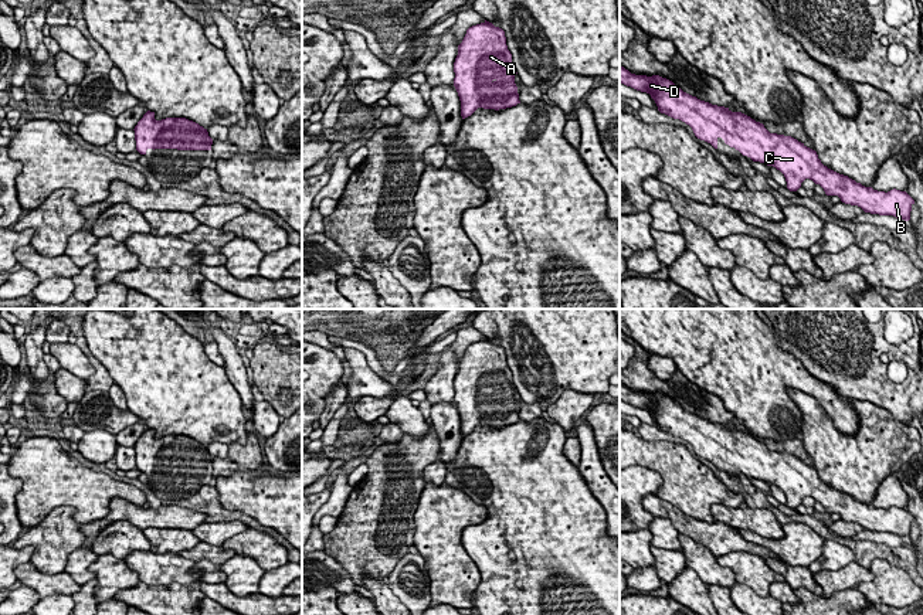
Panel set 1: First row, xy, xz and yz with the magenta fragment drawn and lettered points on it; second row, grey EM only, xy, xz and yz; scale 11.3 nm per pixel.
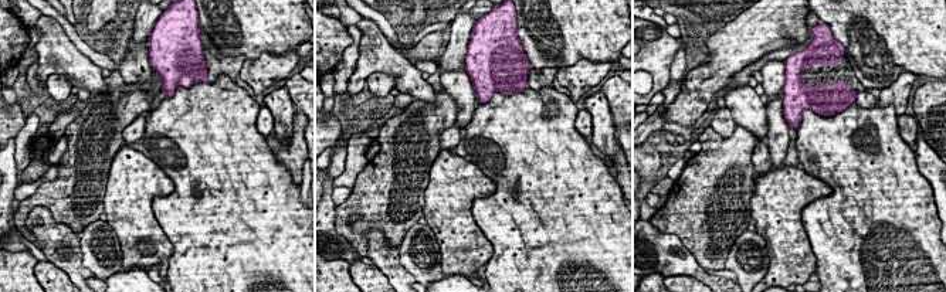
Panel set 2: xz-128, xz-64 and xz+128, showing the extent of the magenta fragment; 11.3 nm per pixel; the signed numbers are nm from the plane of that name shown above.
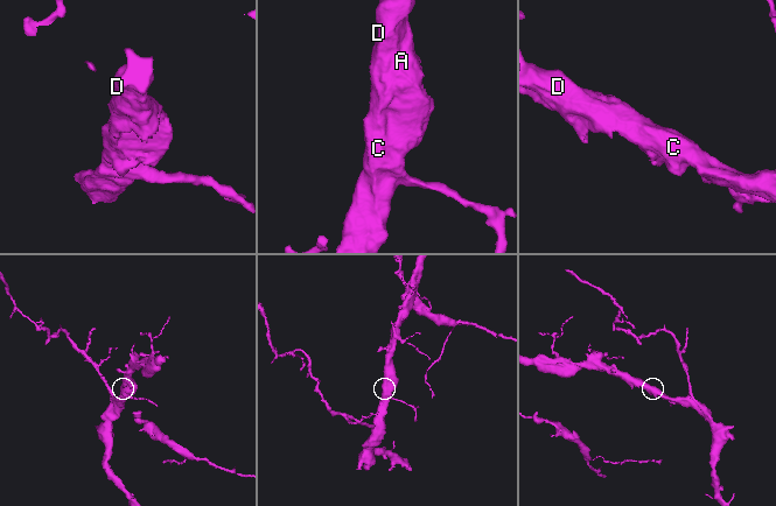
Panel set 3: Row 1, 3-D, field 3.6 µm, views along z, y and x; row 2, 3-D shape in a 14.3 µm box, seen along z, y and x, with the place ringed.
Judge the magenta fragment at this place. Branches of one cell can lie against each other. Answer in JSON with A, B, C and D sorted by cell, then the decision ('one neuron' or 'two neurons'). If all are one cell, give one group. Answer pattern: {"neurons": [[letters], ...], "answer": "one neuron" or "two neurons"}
{"neurons": [["A", "B", "C", "D"]], "answer": "one neuron"}

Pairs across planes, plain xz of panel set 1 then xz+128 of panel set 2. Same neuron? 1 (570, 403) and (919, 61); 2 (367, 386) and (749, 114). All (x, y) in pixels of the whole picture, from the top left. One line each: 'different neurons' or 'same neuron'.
1: different neurons
2: same neuron

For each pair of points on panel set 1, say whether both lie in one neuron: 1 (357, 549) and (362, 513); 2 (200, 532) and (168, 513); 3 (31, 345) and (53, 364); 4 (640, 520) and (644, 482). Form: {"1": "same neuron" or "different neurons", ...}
{"1": "same neuron", "2": "different neurons", "3": "different neurons", "4": "same neuron"}

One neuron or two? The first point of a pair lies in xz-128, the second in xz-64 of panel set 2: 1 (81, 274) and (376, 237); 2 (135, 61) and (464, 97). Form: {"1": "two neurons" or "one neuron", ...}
{"1": "one neuron", "2": "one neuron"}

